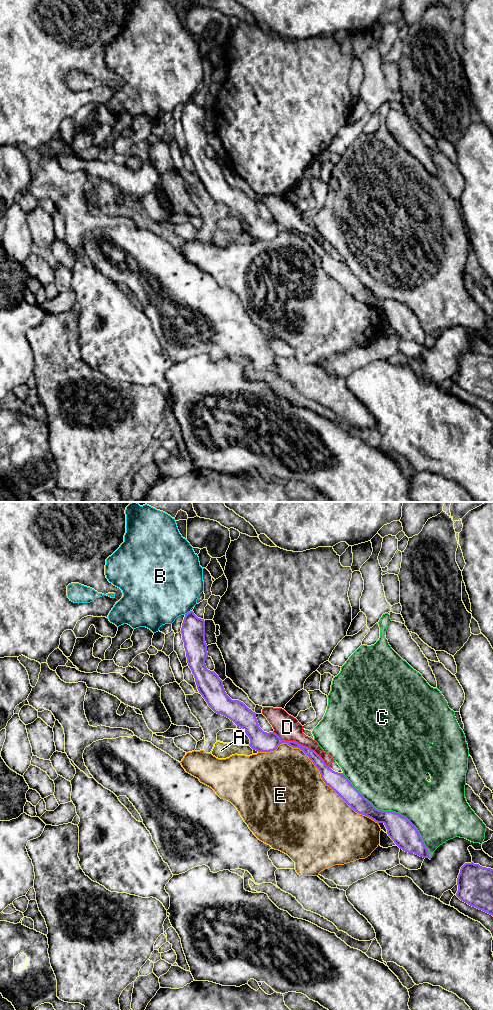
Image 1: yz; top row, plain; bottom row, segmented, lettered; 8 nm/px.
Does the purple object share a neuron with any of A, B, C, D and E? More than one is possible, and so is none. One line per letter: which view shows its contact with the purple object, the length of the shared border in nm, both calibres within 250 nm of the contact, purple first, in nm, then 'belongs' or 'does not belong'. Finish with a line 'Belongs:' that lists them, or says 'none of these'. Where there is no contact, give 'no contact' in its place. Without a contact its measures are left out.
A: contact in yz; length 60 nm; calibres 170 and 130 nm; does not belong
B: contact in yz; length 70 nm; calibres 190 and 480 nm; does not belong
C: contact in yz; length 1000 nm; calibres 220 and 500 nm; does not belong
D: contact in yz; length 550 nm; calibres 120 and 200 nm; does not belong
E: contact in yz; length 1150 nm; calibres 150 and 480 nm; does not belong
Belongs: none of these

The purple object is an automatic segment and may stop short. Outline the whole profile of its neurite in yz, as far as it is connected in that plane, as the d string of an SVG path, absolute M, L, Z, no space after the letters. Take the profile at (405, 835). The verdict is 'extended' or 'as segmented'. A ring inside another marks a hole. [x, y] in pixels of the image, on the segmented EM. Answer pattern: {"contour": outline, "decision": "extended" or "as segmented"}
{"contour": "M193 611L188 612L185 614L180 632L187 663L194 675L199 693L215 713L229 718L237 727L245 731L250 739L249 746L253 750L270 752L276 750L282 743L299 748L320 771L325 784L334 790L355 812L371 818L378 824L383 823L388 836L403 851L431 860L429 851L417 828L406 817L393 811L376 809L343 773L333 771L315 751L296 741L284 741L274 732L264 732L259 727L256 713L243 702L232 700L227 695L223 681L214 671L208 670L205 664L208 652L205 642L204 619L198 618Z", "decision": "as segmented"}

